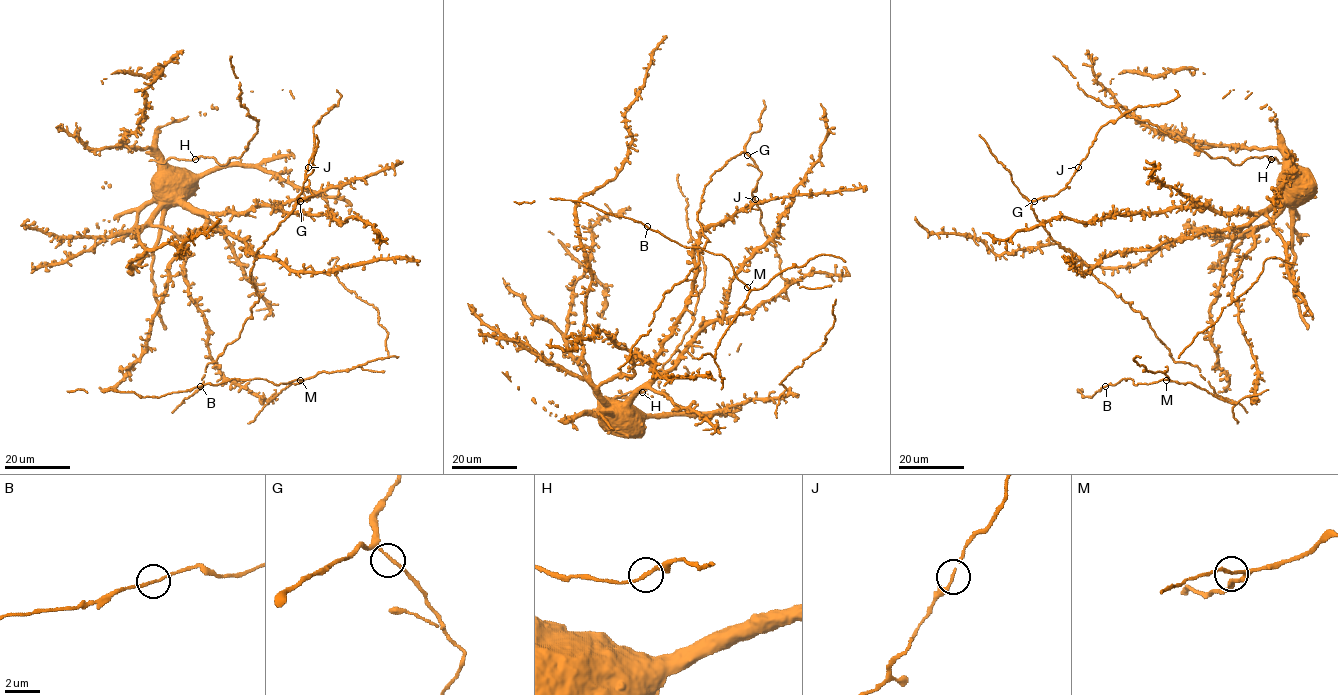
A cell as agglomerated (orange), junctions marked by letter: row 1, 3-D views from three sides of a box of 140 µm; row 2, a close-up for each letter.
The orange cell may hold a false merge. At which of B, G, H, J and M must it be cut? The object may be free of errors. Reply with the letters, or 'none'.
none

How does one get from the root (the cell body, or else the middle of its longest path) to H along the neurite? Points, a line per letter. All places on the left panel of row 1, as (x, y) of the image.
H: (155, 184), (154, 178), (160, 163), (171, 157), (195, 159)

